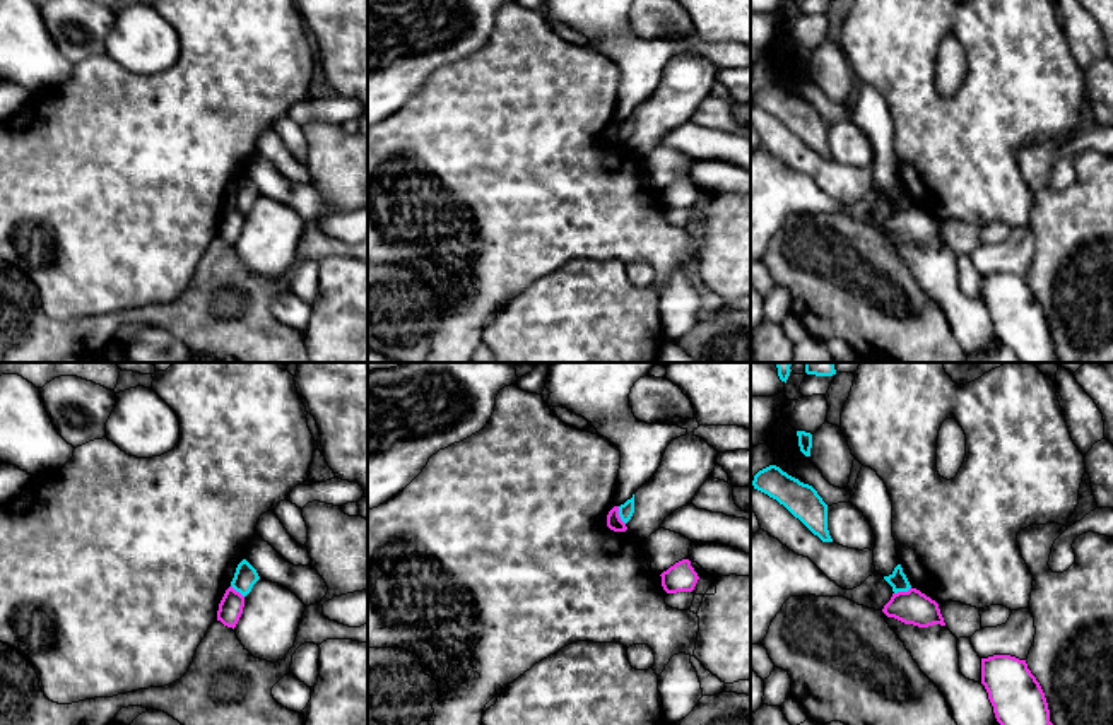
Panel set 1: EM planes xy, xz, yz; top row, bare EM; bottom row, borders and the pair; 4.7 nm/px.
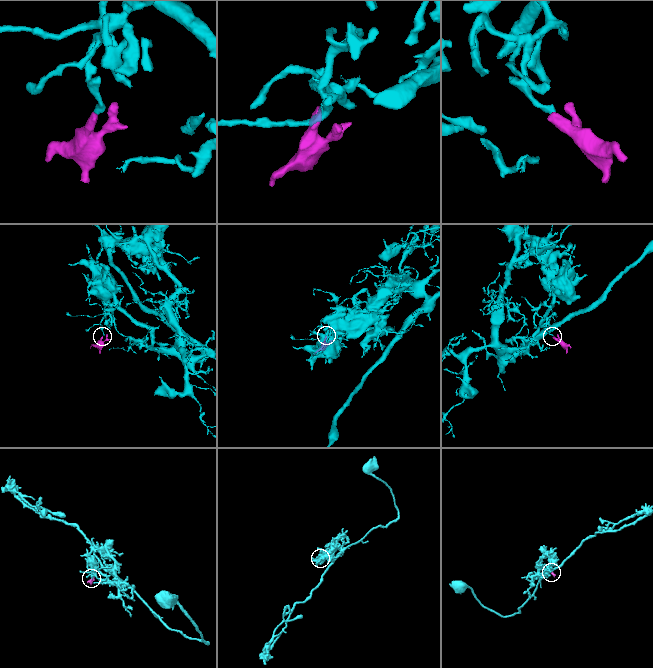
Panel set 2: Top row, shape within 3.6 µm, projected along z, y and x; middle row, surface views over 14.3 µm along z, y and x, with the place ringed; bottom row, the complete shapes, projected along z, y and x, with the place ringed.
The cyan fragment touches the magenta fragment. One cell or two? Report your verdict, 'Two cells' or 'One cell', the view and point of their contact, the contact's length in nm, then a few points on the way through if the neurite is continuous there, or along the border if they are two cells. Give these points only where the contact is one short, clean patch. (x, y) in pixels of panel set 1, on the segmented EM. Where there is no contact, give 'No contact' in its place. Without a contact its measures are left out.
Two cells. Touches cyan at xz (619, 515). Shared border 90 nm. Boundary: xz (618, 506), (618, 515), (624, 524)

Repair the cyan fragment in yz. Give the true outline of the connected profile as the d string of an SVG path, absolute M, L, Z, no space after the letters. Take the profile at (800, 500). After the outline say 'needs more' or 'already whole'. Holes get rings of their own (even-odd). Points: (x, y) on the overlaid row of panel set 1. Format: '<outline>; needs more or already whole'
M776 465L759 470L752 486L783 504L822 542L833 542L827 530L827 504L812 486L788 475Z; already whole

